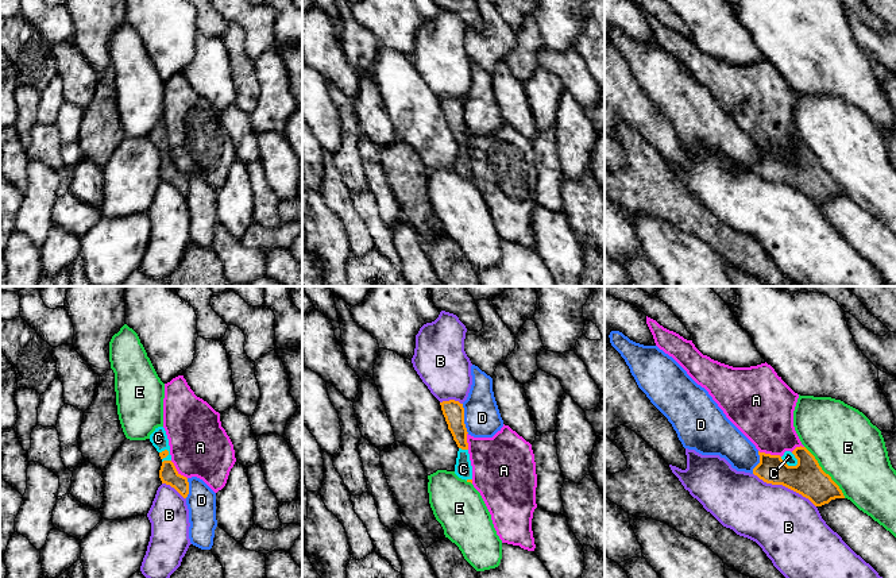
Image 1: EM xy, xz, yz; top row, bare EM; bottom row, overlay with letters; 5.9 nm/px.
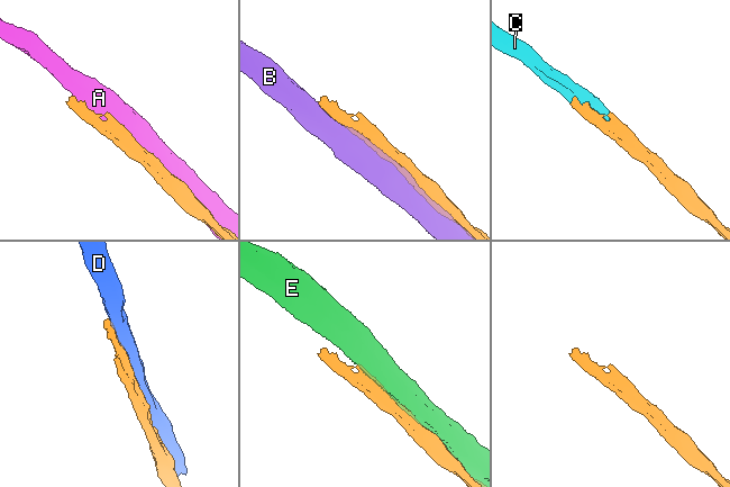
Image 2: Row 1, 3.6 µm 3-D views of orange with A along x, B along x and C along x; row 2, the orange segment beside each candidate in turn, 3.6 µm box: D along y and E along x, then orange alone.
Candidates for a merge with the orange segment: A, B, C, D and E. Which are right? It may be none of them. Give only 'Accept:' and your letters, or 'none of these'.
Accept: C

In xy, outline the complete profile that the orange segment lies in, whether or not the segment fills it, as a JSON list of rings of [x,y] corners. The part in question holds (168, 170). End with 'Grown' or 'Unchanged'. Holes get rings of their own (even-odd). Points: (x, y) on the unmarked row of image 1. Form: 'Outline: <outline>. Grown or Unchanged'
Outline: [[[155,126],[155,128],[150,132],[150,139],[157,146],[162,157],[162,163],[159,167],[159,176],[162,181],[170,182],[184,196],[186,196],[189,192],[189,180],[186,174],[177,169],[174,161],[171,159],[170,143],[165,126]]]. Grown

